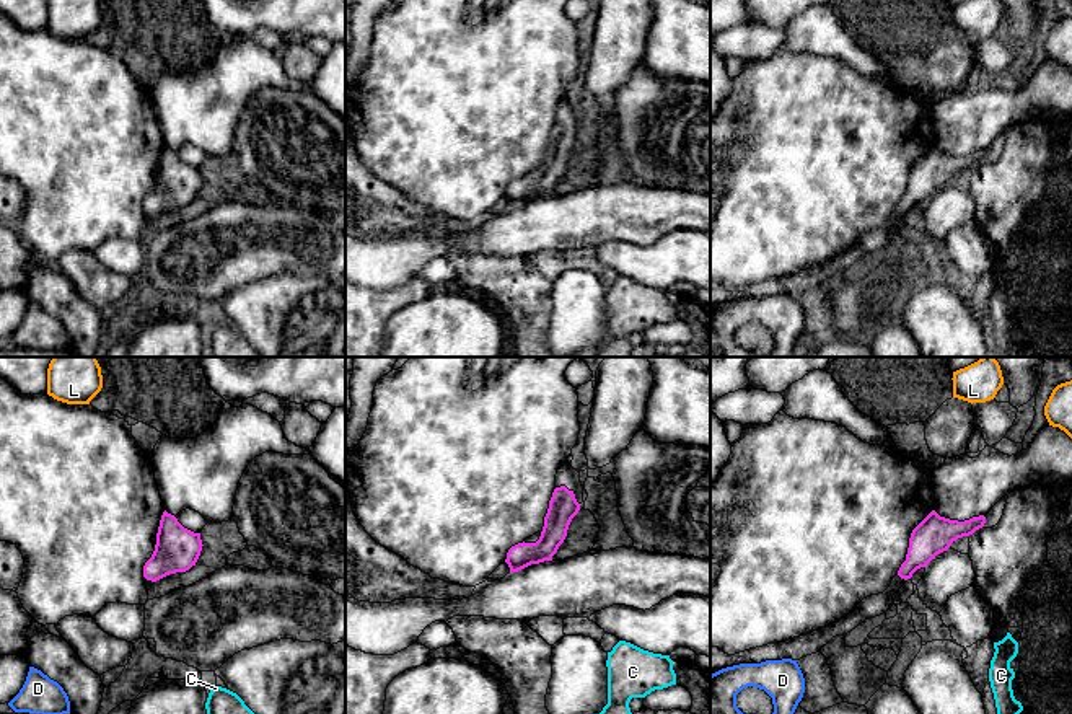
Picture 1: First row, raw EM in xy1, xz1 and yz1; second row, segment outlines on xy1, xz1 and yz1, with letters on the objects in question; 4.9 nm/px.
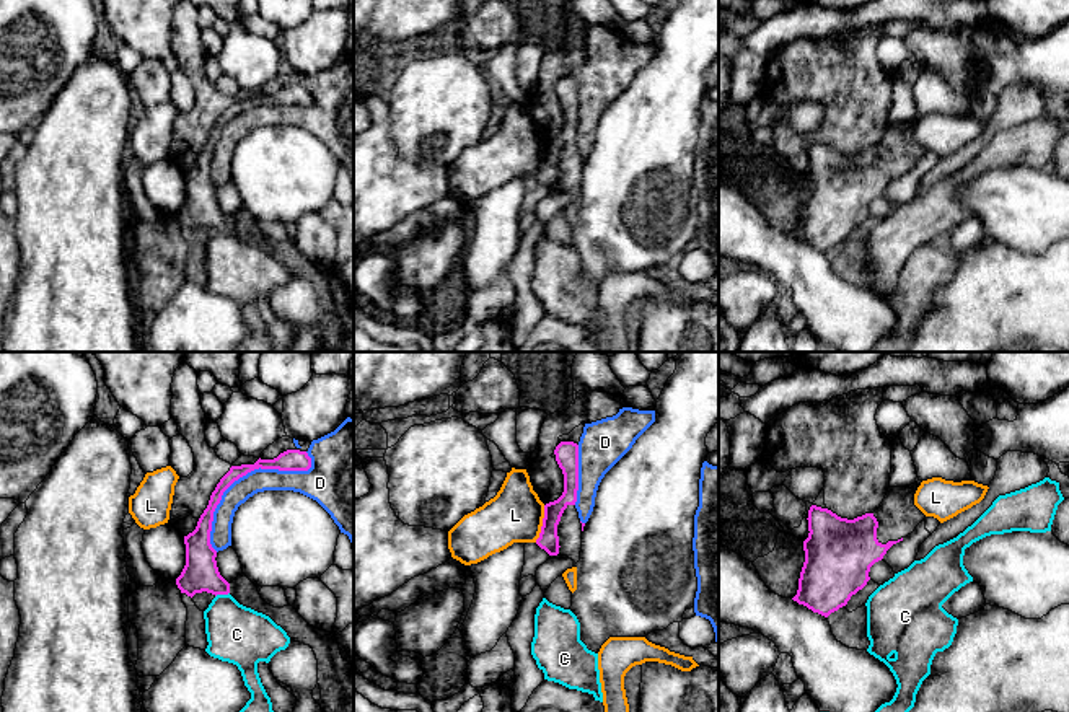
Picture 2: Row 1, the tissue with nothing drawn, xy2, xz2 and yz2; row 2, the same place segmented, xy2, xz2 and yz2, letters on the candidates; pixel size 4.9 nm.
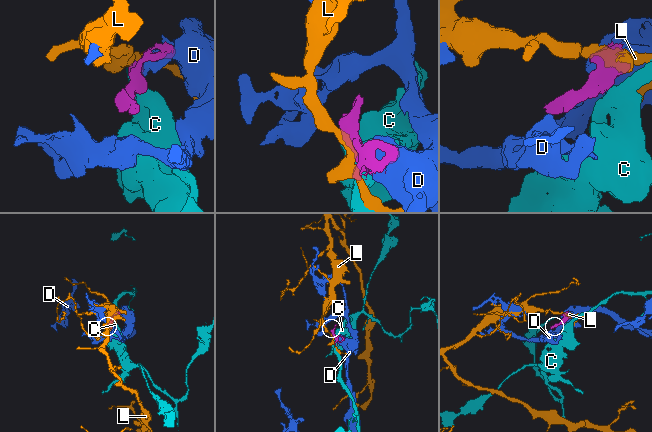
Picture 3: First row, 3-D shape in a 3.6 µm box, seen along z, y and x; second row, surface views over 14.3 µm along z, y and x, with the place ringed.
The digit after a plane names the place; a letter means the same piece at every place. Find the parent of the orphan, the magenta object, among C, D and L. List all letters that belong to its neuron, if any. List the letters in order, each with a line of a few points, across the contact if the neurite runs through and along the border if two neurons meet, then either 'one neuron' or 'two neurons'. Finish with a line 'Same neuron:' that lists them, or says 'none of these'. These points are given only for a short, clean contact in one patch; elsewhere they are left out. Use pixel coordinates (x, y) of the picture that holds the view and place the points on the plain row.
C: line xy2 (228, 227), (215, 232); two neurons
D: two neurons
L: line xz2 (545, 140), (540, 171), (535, 176); two neurons
Same neuron: none of these

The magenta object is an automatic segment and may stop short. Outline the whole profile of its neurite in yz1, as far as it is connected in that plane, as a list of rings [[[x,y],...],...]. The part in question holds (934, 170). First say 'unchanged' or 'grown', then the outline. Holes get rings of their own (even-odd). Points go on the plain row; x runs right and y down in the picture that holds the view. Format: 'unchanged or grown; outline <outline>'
grown; outline [[[932,145],[912,165],[906,196],[883,228],[863,233],[849,249],[829,261],[784,277],[767,279],[735,290],[728,290],[718,282],[710,282],[710,310],[740,298],[761,298],[782,293],[800,295],[819,287],[833,272],[846,271],[865,254],[886,248],[894,240],[893,230],[917,204],[925,202],[937,189],[947,186],[953,176],[973,170],[976,165],[982,163],[984,158],[984,150],[958,156],[940,152]]]

